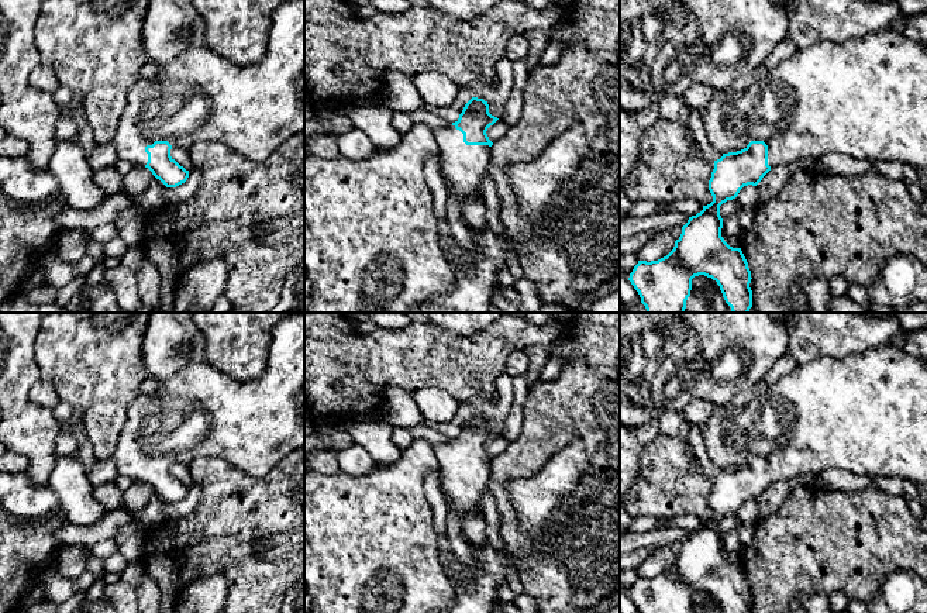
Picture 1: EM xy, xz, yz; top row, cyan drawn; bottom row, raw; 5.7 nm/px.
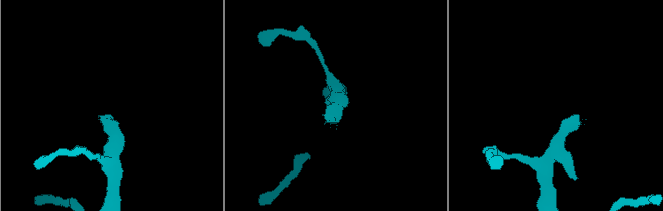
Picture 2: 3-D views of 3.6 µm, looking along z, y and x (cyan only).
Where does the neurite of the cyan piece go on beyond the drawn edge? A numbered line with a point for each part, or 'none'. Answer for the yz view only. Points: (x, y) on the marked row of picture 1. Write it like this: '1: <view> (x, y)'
1: yz (867, 97)

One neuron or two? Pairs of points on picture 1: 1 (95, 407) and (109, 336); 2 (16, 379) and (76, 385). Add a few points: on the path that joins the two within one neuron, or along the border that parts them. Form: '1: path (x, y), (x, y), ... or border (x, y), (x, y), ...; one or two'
1: path (99, 389), (99, 354); one
2: border (34, 345), (34, 357), (41, 378); two

